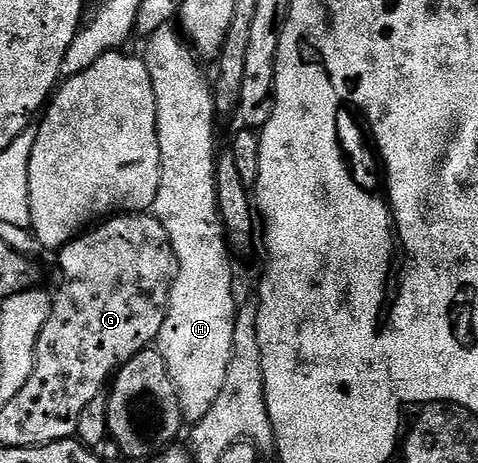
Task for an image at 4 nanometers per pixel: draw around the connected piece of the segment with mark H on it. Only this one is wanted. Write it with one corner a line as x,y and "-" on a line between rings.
167,24
158,28
153,34
147,35
142,51
146,68
150,72
150,80
154,84
154,100
158,116
158,148
160,149
160,179
158,180
158,196
154,196
151,213
166,228
166,236
170,236
172,255
176,258
174,277
168,311
160,334
154,343
160,351
162,360
166,360
166,368
170,372
170,380
174,380
174,388
178,392
180,416
185,423
195,424
206,416
206,412
214,405
218,392
225,383
226,370
231,358
231,346
234,340
235,316
237,302
231,294
232,256
229,251
224,221
220,218
220,209
216,203
216,132
212,128
218,122
218,115
213,98
213,87
209,79
204,79
201,59
195,49
186,41
175,25

